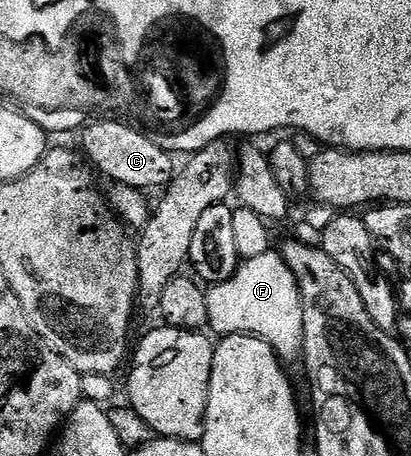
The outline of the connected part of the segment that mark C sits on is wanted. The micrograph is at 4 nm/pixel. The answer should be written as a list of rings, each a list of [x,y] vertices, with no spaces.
[[[116,118],[94,119],[92,123],[80,129],[79,136],[81,136],[82,148],[80,151],[84,159],[98,173],[101,171],[113,184],[122,184],[138,190],[150,190],[149,188],[161,190],[173,178],[174,157],[159,146],[155,146],[155,142],[151,142],[151,138],[147,138],[145,133],[128,128],[126,124],[119,123]]]

